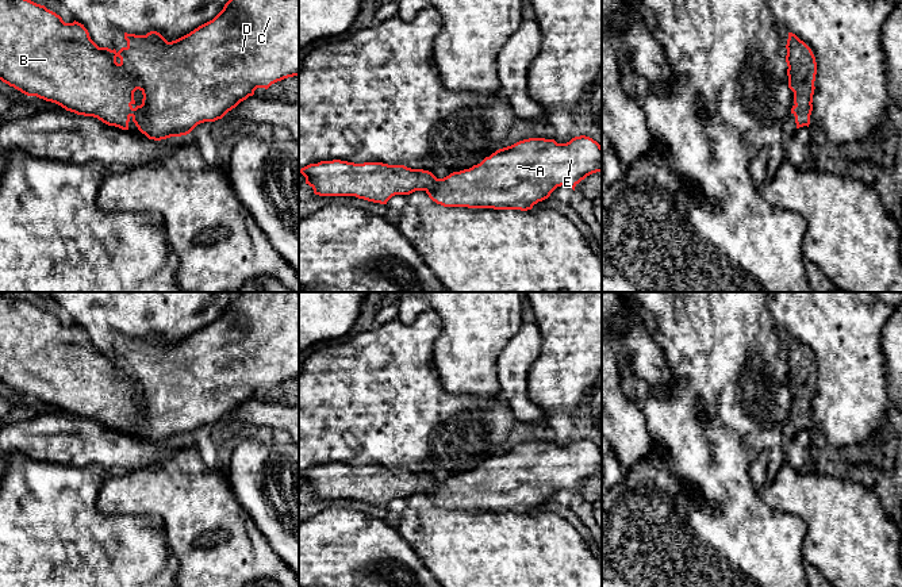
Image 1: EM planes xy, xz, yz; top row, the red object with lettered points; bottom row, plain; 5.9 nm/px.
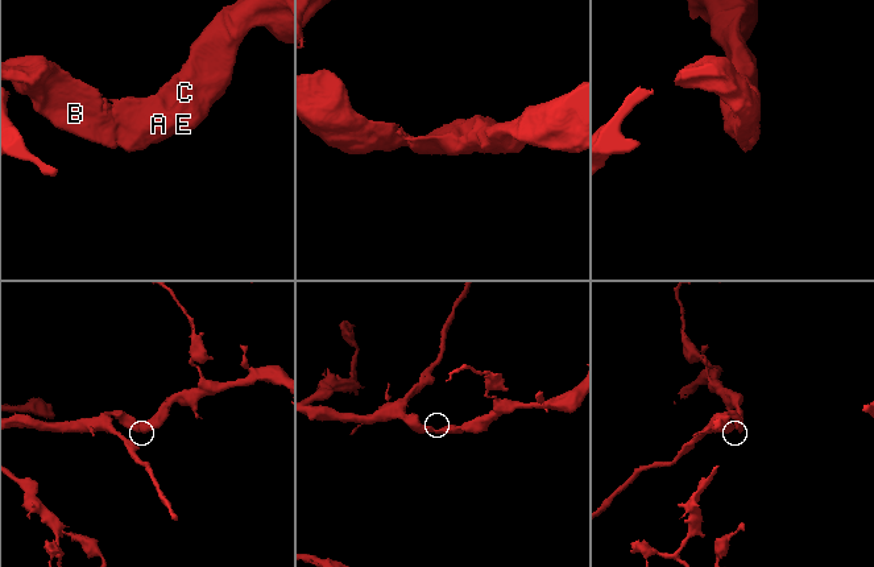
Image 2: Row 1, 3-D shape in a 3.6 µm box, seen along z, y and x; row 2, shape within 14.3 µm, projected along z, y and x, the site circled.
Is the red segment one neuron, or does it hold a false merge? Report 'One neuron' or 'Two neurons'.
One neuron

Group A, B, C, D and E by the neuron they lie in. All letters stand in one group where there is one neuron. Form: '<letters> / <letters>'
A B C D E

